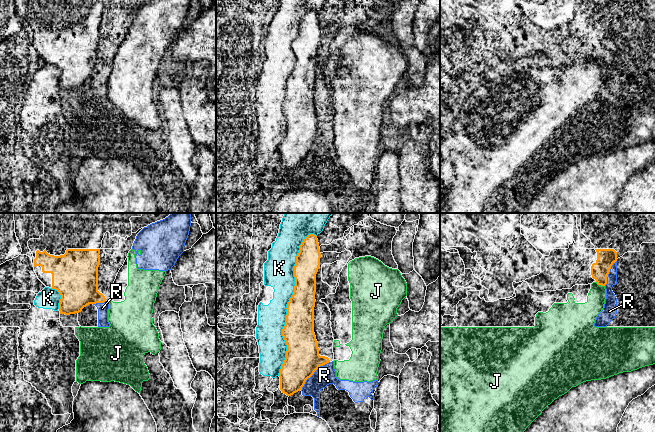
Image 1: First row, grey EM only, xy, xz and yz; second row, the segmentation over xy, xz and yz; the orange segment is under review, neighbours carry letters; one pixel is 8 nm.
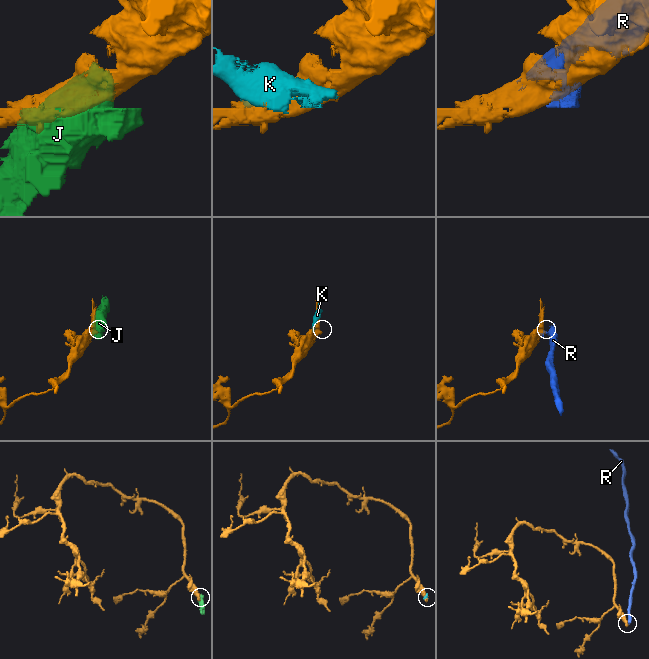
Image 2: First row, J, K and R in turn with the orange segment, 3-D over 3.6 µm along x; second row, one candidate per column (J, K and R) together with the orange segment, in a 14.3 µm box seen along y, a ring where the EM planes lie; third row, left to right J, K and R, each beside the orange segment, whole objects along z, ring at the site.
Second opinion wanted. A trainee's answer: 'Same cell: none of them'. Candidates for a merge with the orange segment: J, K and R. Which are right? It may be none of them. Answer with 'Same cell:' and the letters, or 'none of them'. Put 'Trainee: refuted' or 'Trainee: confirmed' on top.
Trainee: confirmed
Same cell: none of them

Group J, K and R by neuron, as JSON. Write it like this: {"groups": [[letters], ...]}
{"groups": [["J", "R"], ["K"]]}

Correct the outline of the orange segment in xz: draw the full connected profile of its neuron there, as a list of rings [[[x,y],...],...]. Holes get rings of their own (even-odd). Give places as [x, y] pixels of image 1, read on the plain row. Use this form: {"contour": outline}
{"contour": [[[309,10],[305,13],[296,32],[294,42],[295,62],[287,80],[287,91],[282,112],[287,121],[286,134],[281,142],[280,166],[287,172],[302,166],[306,156],[320,143],[330,138],[328,133],[319,131],[318,118],[314,109],[314,83],[316,68],[316,50],[320,43],[321,29],[317,12]]]}

